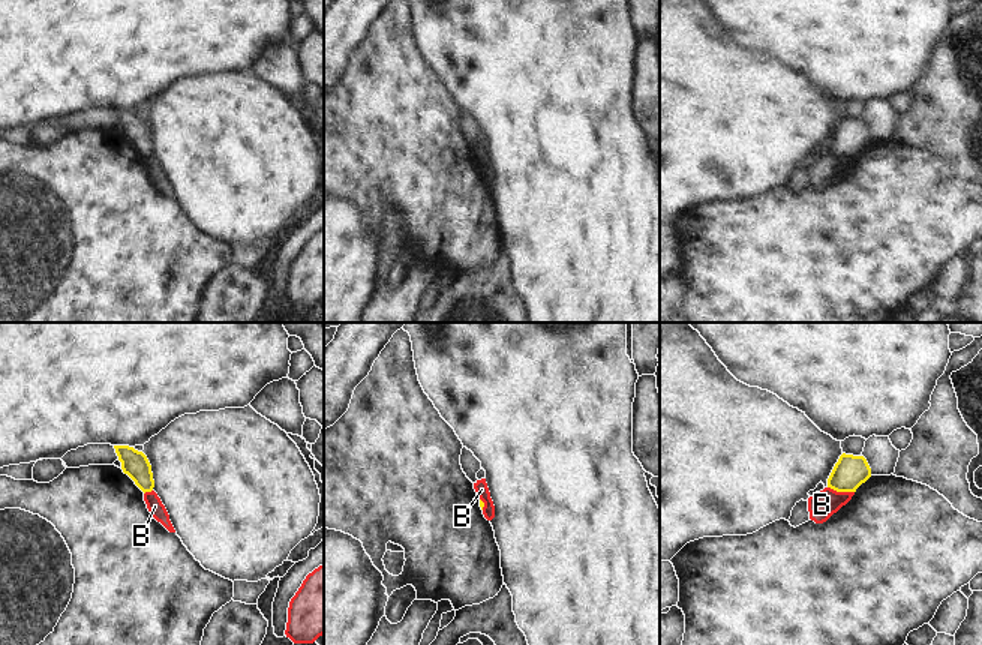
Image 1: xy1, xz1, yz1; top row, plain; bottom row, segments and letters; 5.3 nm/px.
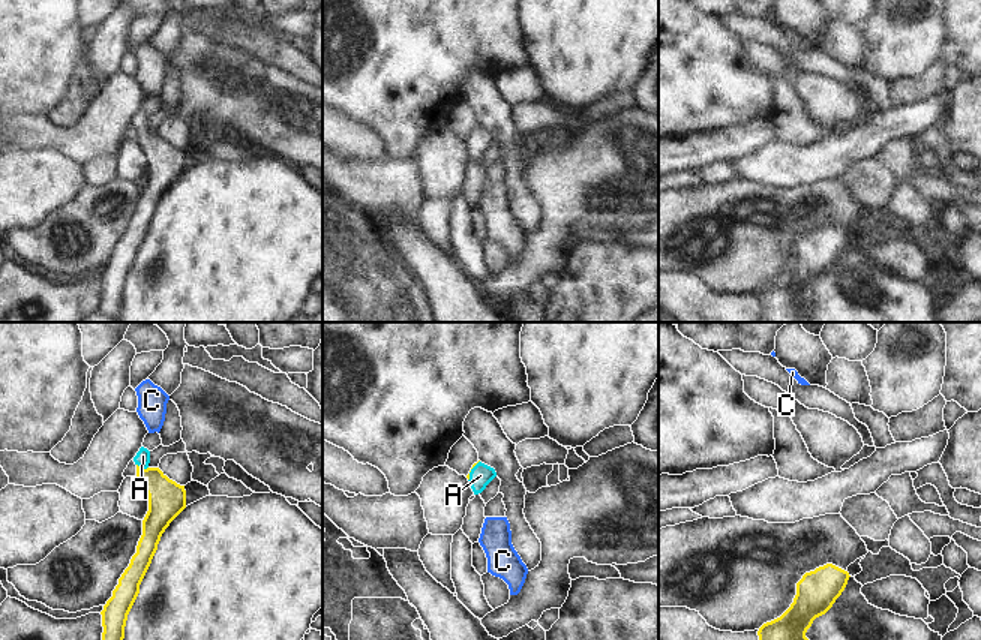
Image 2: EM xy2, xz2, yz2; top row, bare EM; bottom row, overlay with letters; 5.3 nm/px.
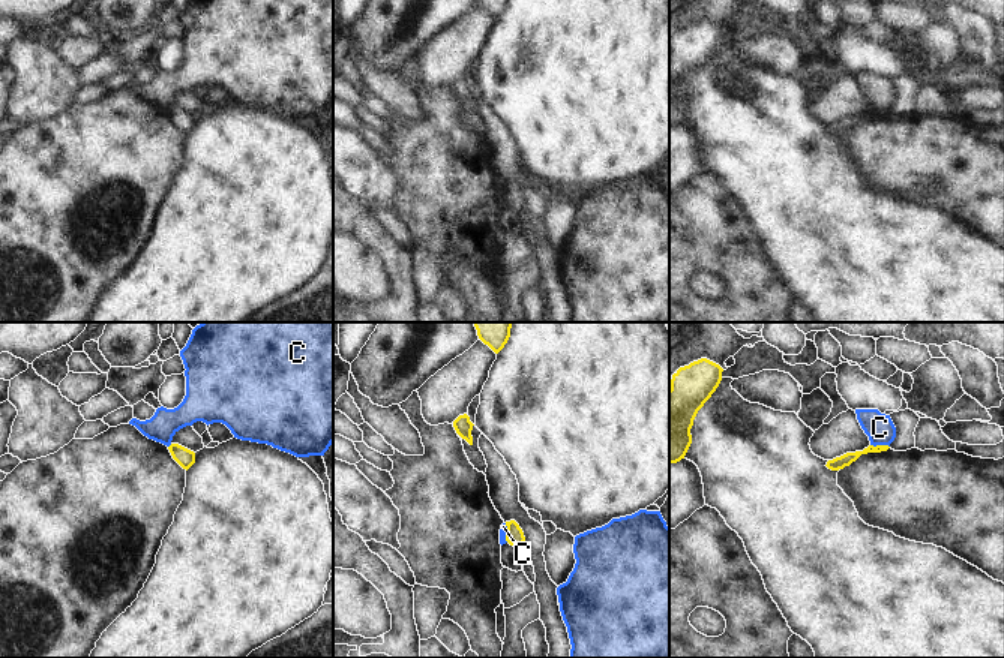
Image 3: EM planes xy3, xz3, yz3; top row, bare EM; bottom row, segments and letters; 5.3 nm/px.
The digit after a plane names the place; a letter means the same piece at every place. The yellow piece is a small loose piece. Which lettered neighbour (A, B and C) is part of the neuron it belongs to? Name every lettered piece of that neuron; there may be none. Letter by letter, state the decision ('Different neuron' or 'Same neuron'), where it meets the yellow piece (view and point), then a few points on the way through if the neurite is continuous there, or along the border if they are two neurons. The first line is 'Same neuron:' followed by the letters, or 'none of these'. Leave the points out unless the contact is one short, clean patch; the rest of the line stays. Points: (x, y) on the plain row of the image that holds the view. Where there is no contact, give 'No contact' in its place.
Same neuron: A
A: Same neuron. Touches yellow at xy2 (143, 134). Path across: xy2 (167, 164), (143, 134), (143, 120)
B: Different neuron. Touches yellow at yz1 (841, 155). Boundary: yz1 (828, 150), (837, 155), (853, 156)
C: Different neuron. Touches yellow at yz3 (880, 110). Boundary: yz3 (871, 108), (889, 111)

